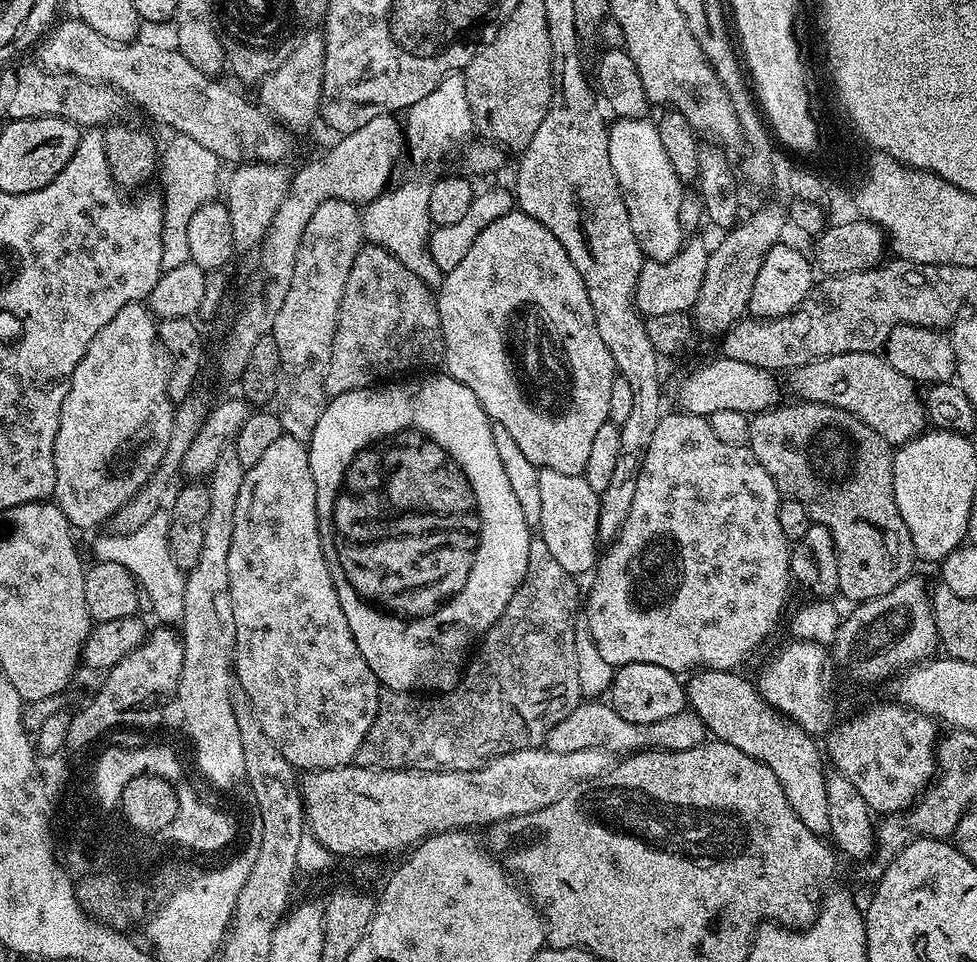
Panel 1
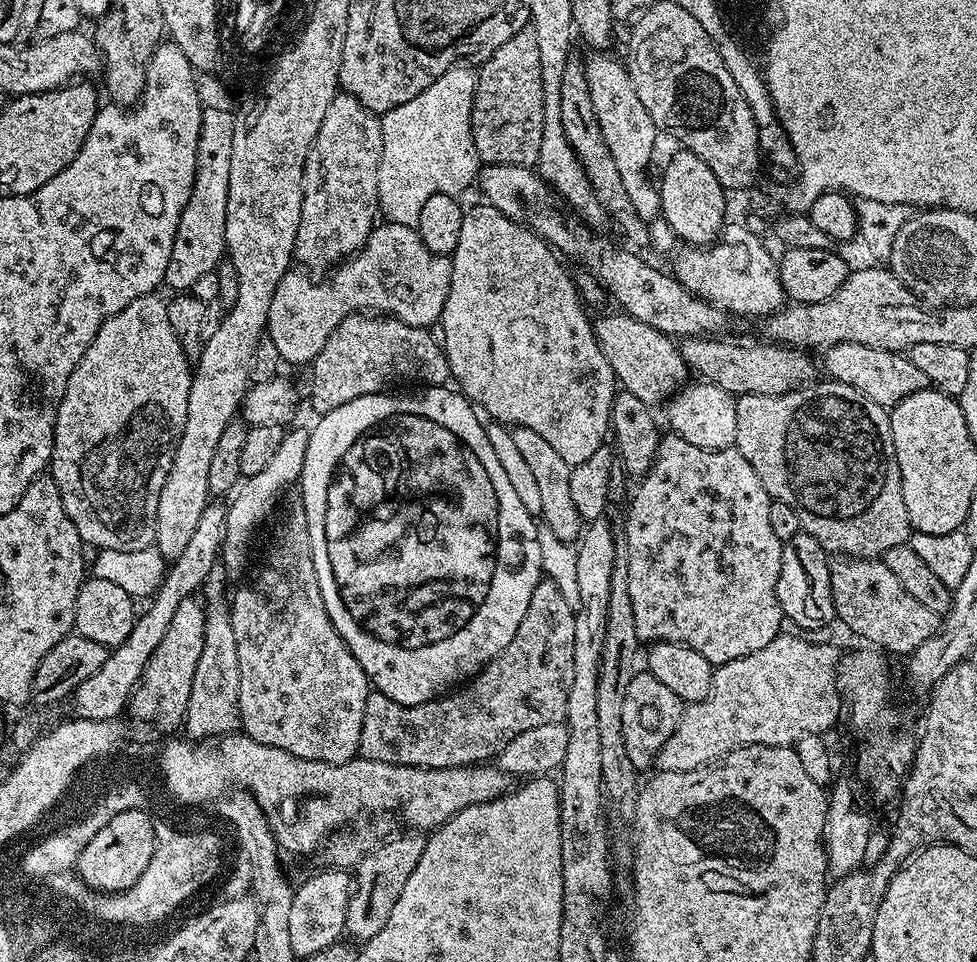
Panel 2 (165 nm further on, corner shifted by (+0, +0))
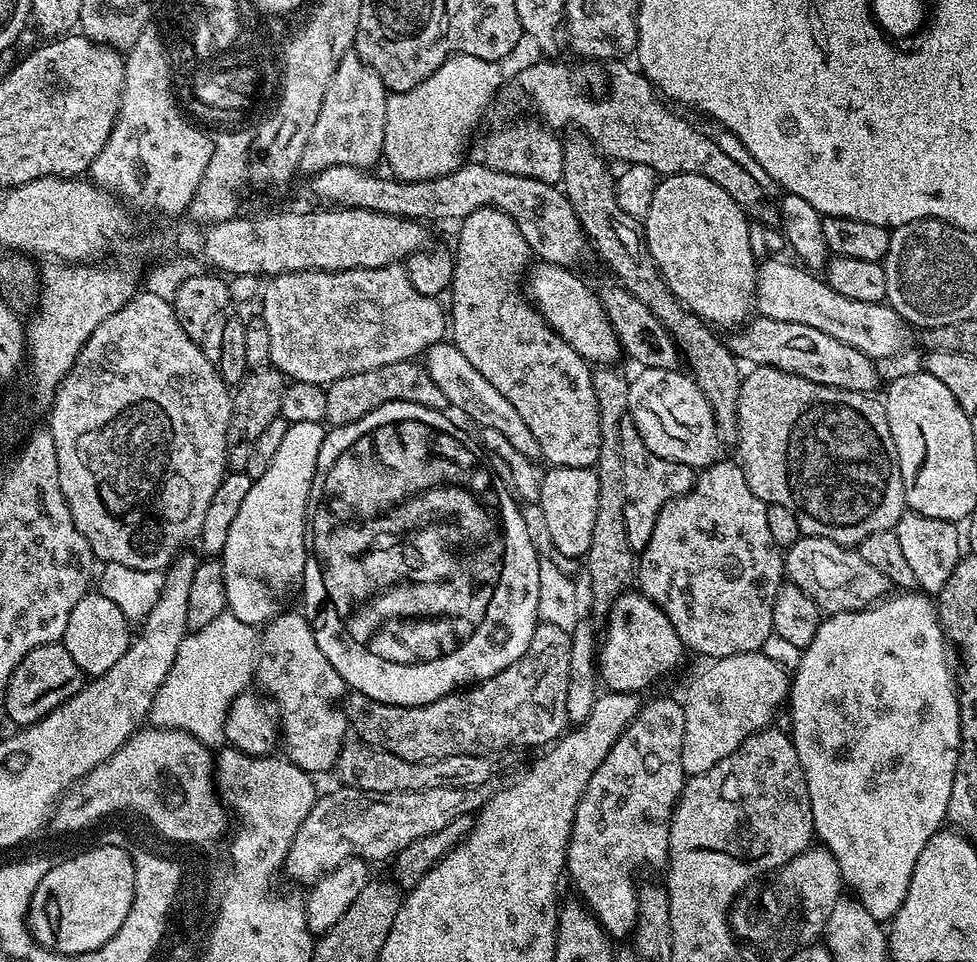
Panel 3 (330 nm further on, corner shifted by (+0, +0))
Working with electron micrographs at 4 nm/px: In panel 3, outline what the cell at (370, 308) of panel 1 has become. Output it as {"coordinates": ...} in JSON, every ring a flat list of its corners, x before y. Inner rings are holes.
{"coordinates":[[415,359,394,362,390,366,382,366,376,370,366,370,357,376,338,378,324,388,324,393,326,394,326,414,324,415,324,420,332,428,341,428,350,422,358,422,358,418,366,418,366,414,370,414,370,410,378,410,378,406,382,406,386,402,414,402,418,406,441,410,449,407,446,394,442,394,442,390,438,390,438,385,434,383,434,378,430,378,425,368,417,363]]}

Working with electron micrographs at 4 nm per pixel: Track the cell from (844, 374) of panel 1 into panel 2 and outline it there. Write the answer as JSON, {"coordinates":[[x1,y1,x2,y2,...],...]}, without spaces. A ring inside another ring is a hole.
{"coordinates":[[689,336,679,341,680,353,689,369,696,372,701,381,716,384,732,396,746,394,786,394,795,388,803,388,815,381,816,368,807,351,771,342,764,344,735,344,724,338]]}

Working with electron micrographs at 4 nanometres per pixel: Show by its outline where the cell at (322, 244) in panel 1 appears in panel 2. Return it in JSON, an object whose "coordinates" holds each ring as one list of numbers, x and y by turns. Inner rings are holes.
{"coordinates":[[337,91,334,102,330,102,330,107,326,110,326,118,322,118,322,126,318,126,318,138,314,138,314,142,310,146,310,154,304,163,304,197,302,198,302,210,300,211,300,221,298,222,298,234,296,235,296,251,295,259,300,260,305,269,312,268,331,269,333,266,339,265,350,256,355,256,359,252,360,247,368,240,368,235,372,233,373,228,378,223,378,166,382,162,382,126,380,125,380,116,372,112,368,108,362,106,356,98,349,92]]}

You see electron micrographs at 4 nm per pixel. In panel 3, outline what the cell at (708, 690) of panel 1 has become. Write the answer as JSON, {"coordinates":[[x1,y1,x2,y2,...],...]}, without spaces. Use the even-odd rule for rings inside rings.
{"coordinates":[[639,590,619,596,608,611,606,623,598,644,598,676,609,692,643,693,643,688,670,675,686,656,684,643,670,626,670,618]]}

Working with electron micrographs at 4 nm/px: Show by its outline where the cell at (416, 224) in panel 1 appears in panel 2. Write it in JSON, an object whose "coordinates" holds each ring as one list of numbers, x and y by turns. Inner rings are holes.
{"coordinates":[[457,66,446,70,442,78,430,82,422,94,394,106,394,110,380,116,382,126,382,162,378,166,378,212,385,221,394,224,415,226,422,205,430,194,456,196,477,183,482,167,478,150,472,137,472,99,476,89,476,72,473,69]]}

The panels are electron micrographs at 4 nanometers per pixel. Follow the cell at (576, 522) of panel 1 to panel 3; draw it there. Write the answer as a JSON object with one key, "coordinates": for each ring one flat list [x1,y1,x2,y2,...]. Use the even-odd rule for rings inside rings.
{"coordinates":[[441,342,434,345,423,353,422,366,428,372,428,376,434,378,438,390,446,394,453,409,456,407,458,411,465,412,474,423,480,424,481,429,498,430,498,434,502,434,502,438,506,438,506,442,510,442,510,446,514,446,518,454,529,458,540,456,538,442,534,442,534,434,530,434,530,426,526,426,526,421,518,414,518,410,514,410,514,406,510,406,510,401,503,394,498,394,498,390,494,390,494,386,490,386,490,382,486,382,486,378,478,374,478,370,474,370,474,366,470,366,469,360,455,344]]}

